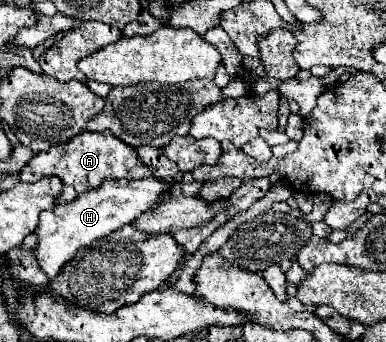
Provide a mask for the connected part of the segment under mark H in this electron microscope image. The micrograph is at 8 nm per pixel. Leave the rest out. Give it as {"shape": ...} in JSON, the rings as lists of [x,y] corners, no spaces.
{"shape":[[[145,178],[145,180],[105,180],[101,188],[93,188],[89,192],[83,192],[77,196],[77,200],[67,204],[57,204],[53,210],[41,212],[39,224],[35,228],[37,246],[33,248],[33,254],[41,266],[41,270],[47,274],[47,278],[55,278],[59,270],[69,262],[75,252],[83,246],[89,246],[93,240],[107,236],[113,230],[119,230],[123,224],[133,222],[137,216],[141,216],[149,206],[155,204],[157,194],[167,190],[169,184],[161,182],[157,178]]]}

